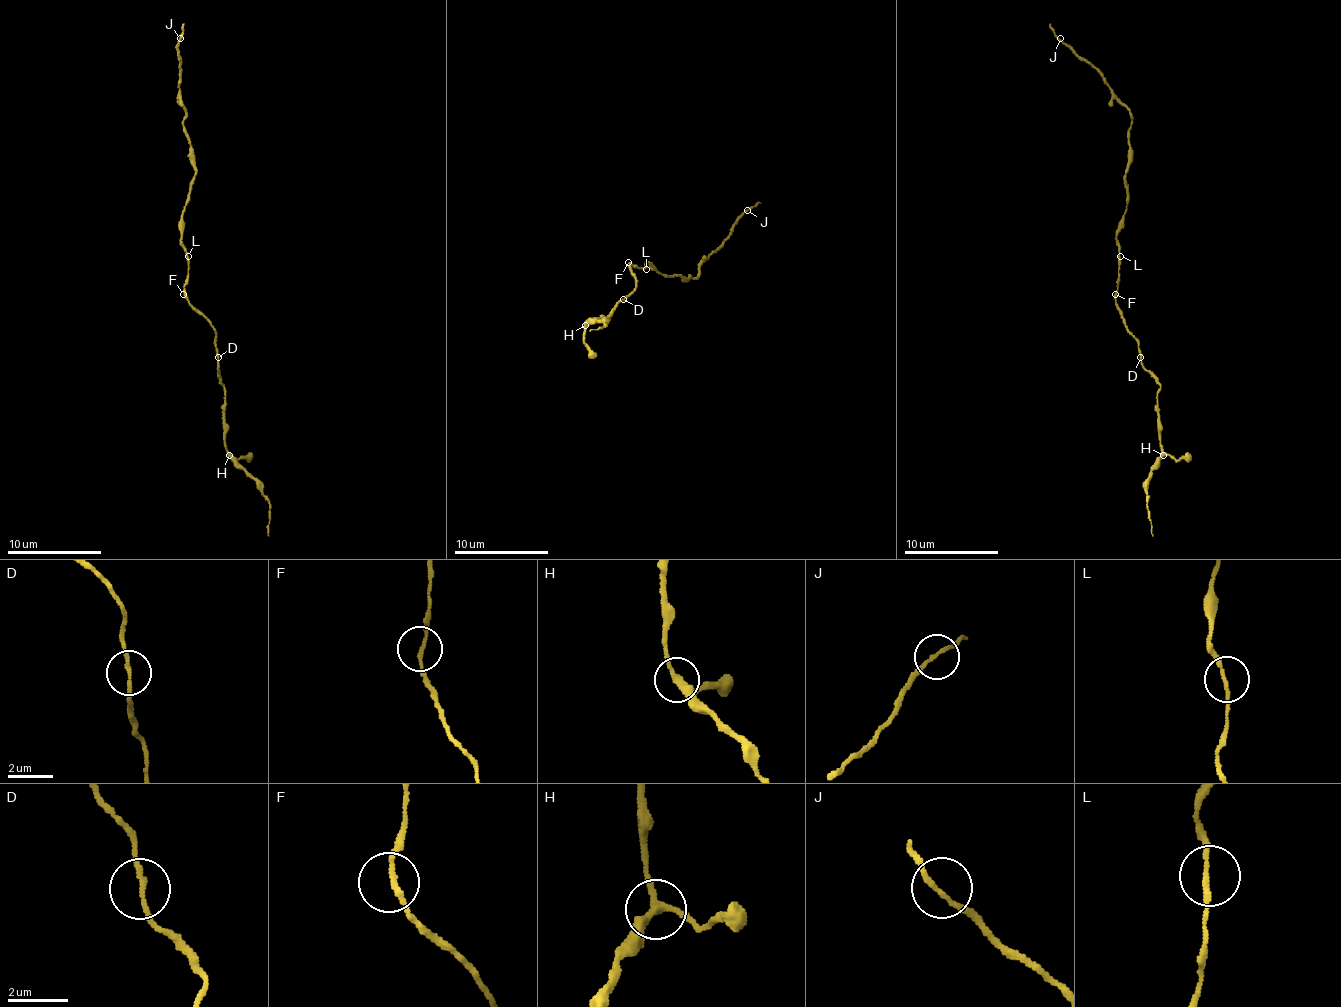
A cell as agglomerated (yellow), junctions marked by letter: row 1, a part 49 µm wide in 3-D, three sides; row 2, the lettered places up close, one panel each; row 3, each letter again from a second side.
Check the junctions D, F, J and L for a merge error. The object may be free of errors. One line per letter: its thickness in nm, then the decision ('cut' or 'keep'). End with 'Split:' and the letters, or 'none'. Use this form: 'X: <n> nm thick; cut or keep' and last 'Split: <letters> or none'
D: 160 nm thick; keep
F: 160 nm thick; keep
J: 160 nm thick; keep
L: 160 nm thick; keep
Split: none

